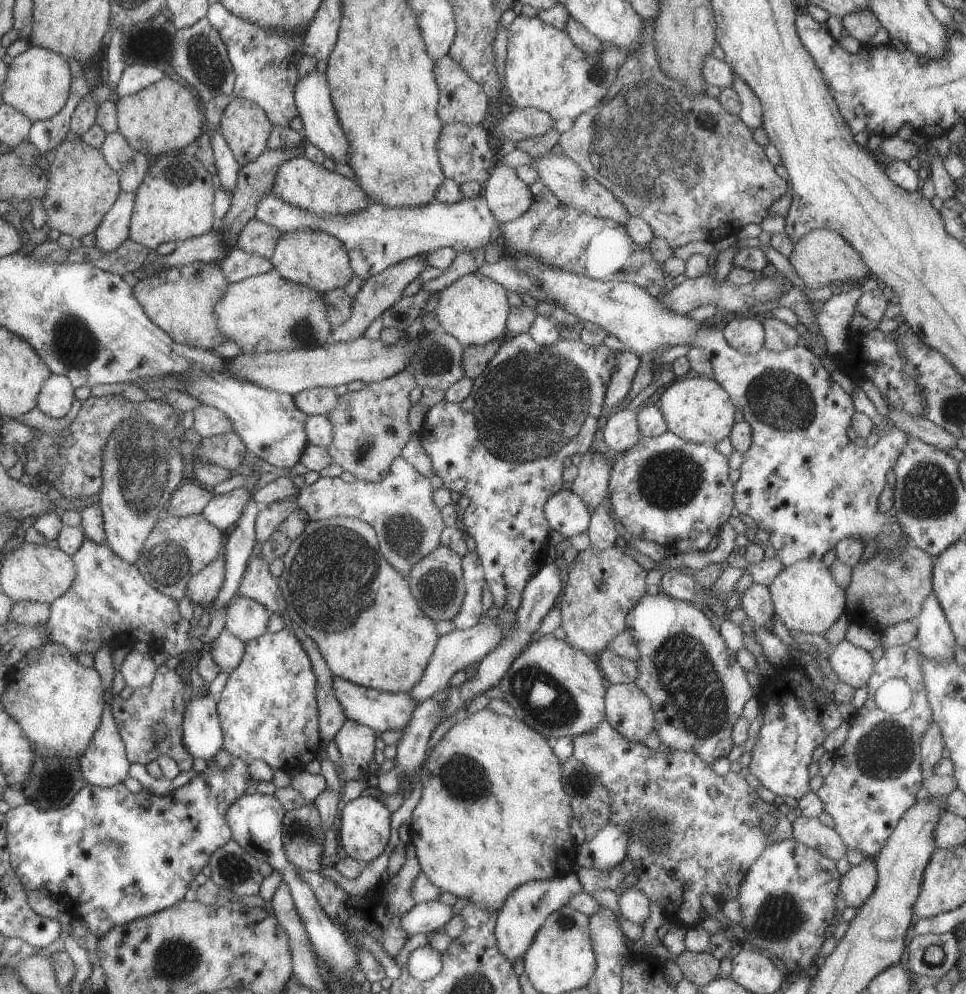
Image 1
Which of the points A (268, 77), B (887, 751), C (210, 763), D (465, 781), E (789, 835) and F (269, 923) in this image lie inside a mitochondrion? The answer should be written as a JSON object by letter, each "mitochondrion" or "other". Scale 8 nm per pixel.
{"A":"other","B":"mitochondrion","C":"other","D":"mitochondrion","E":"other","F":"other"}

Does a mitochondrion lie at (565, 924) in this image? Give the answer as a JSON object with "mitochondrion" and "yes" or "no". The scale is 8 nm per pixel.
{"mitochondrion":"yes"}

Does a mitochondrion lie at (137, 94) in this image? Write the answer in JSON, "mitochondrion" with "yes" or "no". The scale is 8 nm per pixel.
{"mitochondrion":"no"}

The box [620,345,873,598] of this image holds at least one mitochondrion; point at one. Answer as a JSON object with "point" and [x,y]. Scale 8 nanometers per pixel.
{"point":[783,402]}

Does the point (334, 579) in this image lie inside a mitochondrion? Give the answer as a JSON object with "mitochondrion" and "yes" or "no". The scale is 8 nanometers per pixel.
{"mitochondrion":"yes"}

